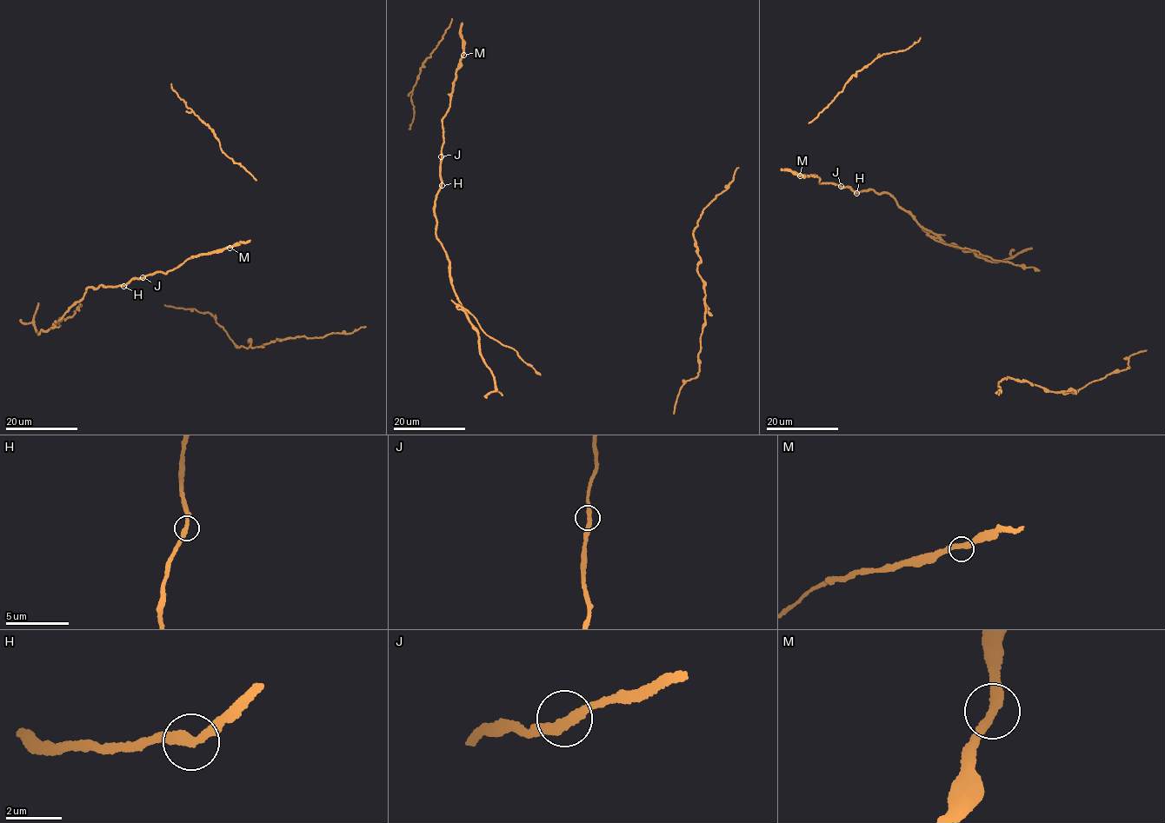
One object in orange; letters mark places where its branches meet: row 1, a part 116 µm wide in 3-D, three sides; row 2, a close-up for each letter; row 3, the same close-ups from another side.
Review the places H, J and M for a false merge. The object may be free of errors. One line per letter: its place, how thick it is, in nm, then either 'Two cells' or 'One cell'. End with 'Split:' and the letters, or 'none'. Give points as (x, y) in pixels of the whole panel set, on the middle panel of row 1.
H: Place: (442, 185). Thickness 320 nm. Two cells
J: Place: (441, 156). Thickness 340 nm. One cell
M: Place: (463, 55). Thickness 320 nm. One cell
Split: H

